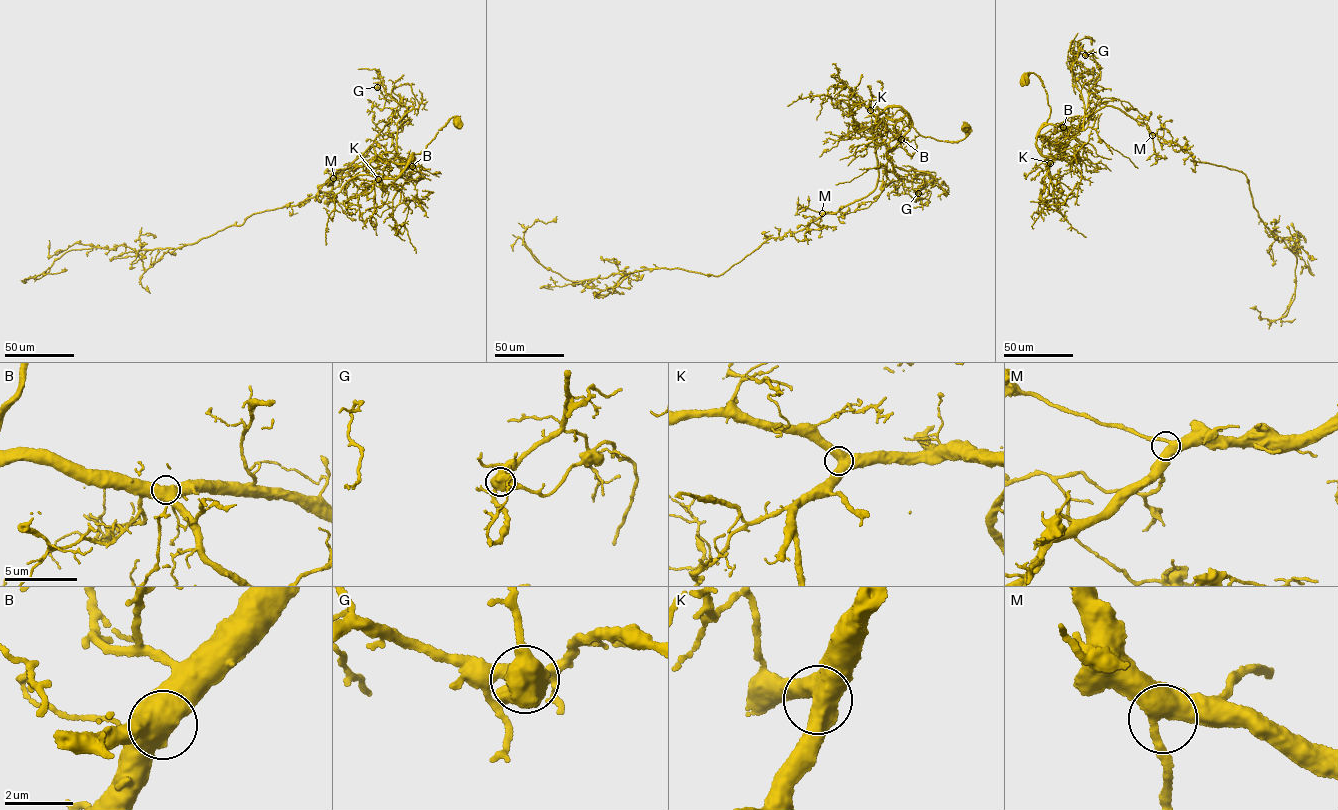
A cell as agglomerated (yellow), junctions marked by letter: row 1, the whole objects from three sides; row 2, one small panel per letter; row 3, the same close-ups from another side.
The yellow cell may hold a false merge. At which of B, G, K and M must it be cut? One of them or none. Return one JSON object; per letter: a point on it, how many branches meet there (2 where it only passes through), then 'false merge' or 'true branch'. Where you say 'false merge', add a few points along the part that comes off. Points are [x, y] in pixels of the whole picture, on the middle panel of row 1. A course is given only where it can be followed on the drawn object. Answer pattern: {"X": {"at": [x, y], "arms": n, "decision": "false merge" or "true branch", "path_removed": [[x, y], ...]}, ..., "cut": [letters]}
{"B": {"at": [901, 139], "arms": 3, "decision": "true branch"}, "G": {"at": [918, 193], "arms": 3, "decision": "false merge", "path_removed": [[918, 193], [928, 189], [931, 192], [922, 205], [913, 207]]}, "K": {"at": [870, 110], "arms": 3, "decision": "true branch"}, "M": {"at": [822, 213], "arms": 3, "decision": "true branch"}, "cut": ["G"]}

